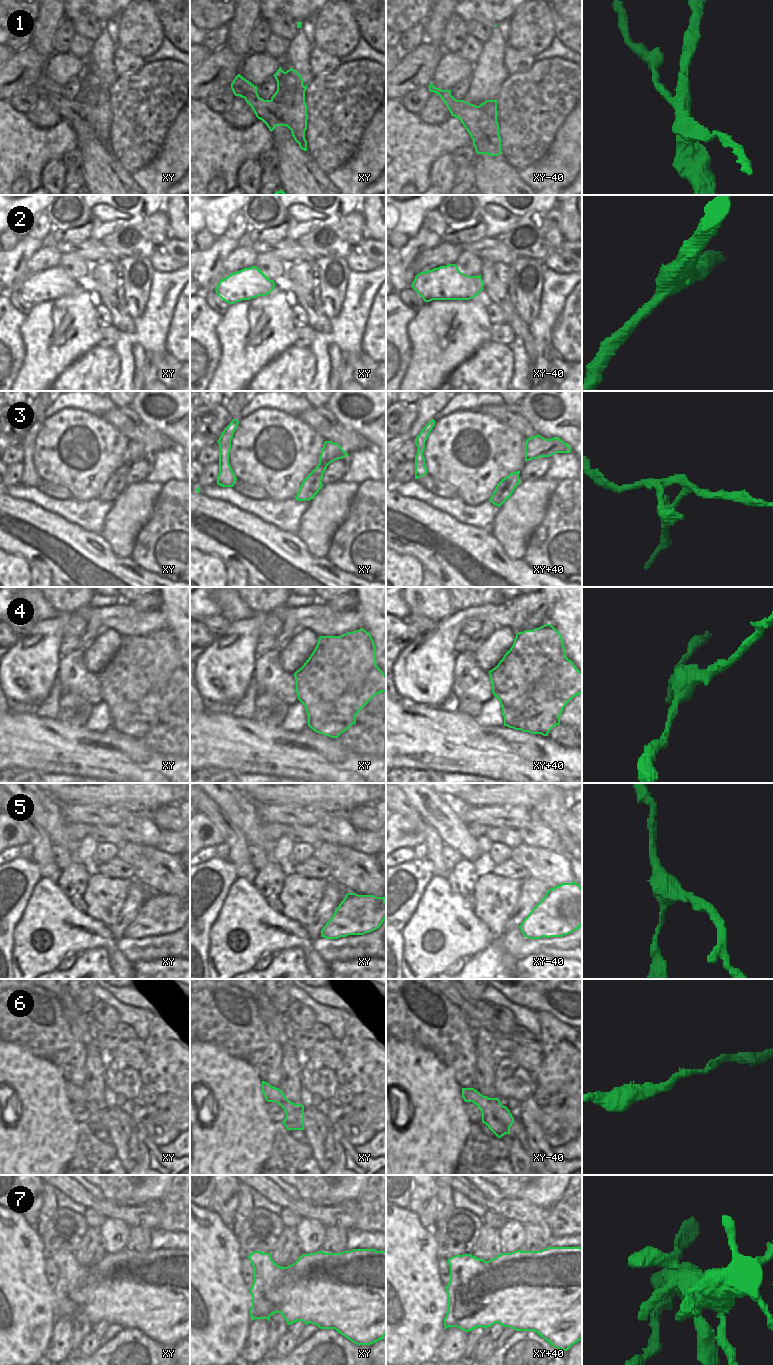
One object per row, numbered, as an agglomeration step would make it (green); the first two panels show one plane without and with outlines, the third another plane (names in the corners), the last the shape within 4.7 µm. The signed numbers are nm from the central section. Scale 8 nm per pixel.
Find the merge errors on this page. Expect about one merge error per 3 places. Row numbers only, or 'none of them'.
1, 3, 4

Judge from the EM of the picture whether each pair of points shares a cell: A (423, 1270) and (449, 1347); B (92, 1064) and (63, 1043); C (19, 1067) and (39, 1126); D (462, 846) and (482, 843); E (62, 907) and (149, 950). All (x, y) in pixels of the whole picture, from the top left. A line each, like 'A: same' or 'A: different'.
A: different
B: different
C: same
D: different
E: different

